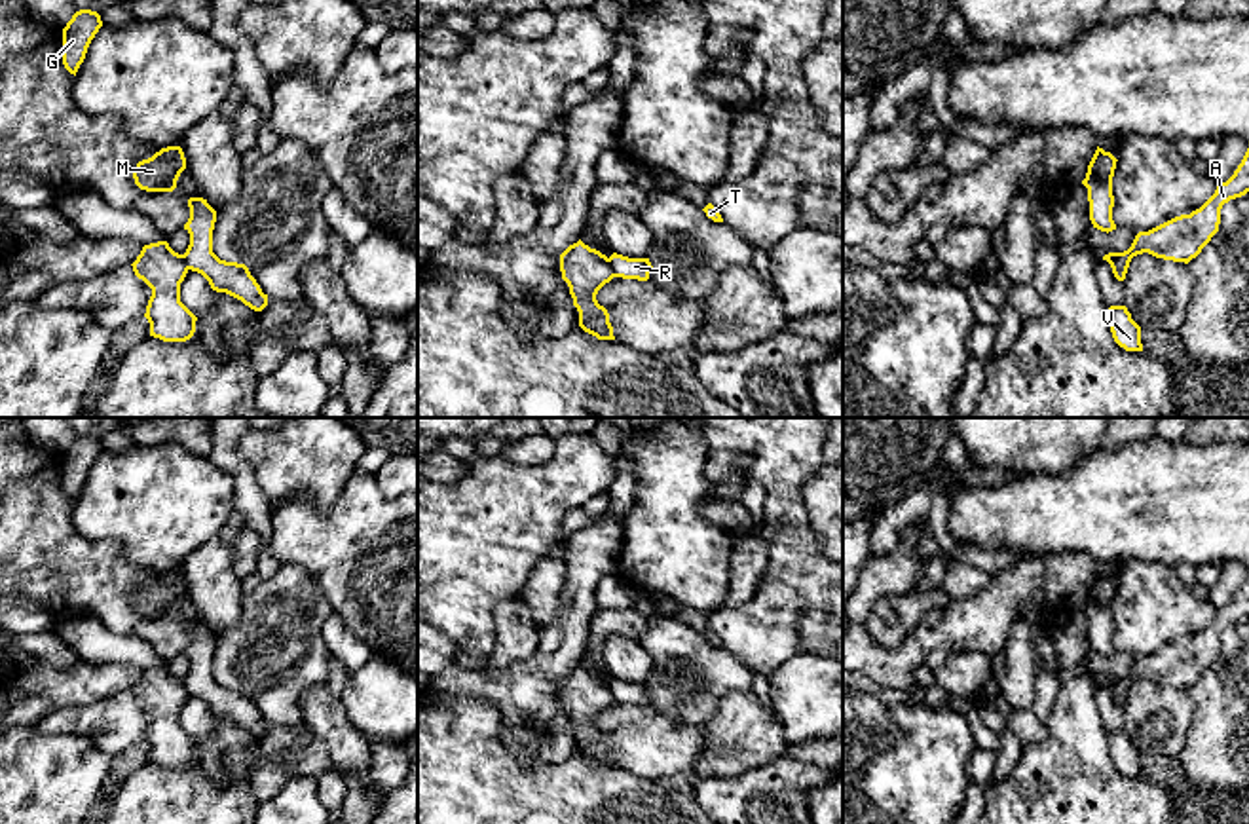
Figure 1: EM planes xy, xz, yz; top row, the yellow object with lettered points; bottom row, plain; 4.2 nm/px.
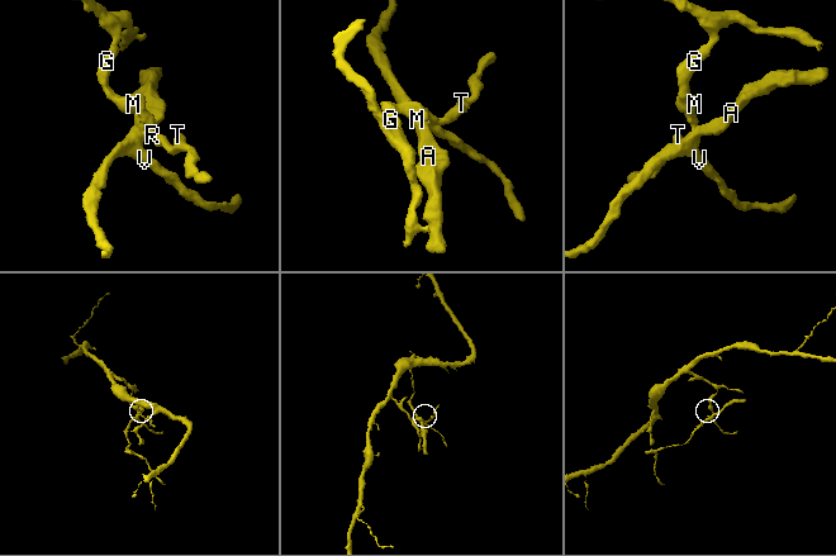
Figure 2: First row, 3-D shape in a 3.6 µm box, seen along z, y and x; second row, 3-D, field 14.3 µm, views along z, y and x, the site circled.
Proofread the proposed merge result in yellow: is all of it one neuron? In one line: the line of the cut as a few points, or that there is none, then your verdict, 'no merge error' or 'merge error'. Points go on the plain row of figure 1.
xz (608, 684), (615, 701) | merge error

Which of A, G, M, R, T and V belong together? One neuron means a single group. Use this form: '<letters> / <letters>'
A V / G M R T

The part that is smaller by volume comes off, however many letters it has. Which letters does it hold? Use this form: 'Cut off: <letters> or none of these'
Cut off: A, V

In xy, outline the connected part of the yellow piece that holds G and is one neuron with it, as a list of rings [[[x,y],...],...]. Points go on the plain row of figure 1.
[[[80,435],[63,454],[63,490],[76,501],[85,484],[87,473],[99,454],[103,452],[101,440],[91,435]]]

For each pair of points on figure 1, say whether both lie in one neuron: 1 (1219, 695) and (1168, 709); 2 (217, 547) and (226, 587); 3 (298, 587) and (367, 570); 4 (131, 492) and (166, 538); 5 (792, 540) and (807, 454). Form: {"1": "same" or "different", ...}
{"1": "different", "2": "same", "3": "different", "4": "same", "5": "same"}

